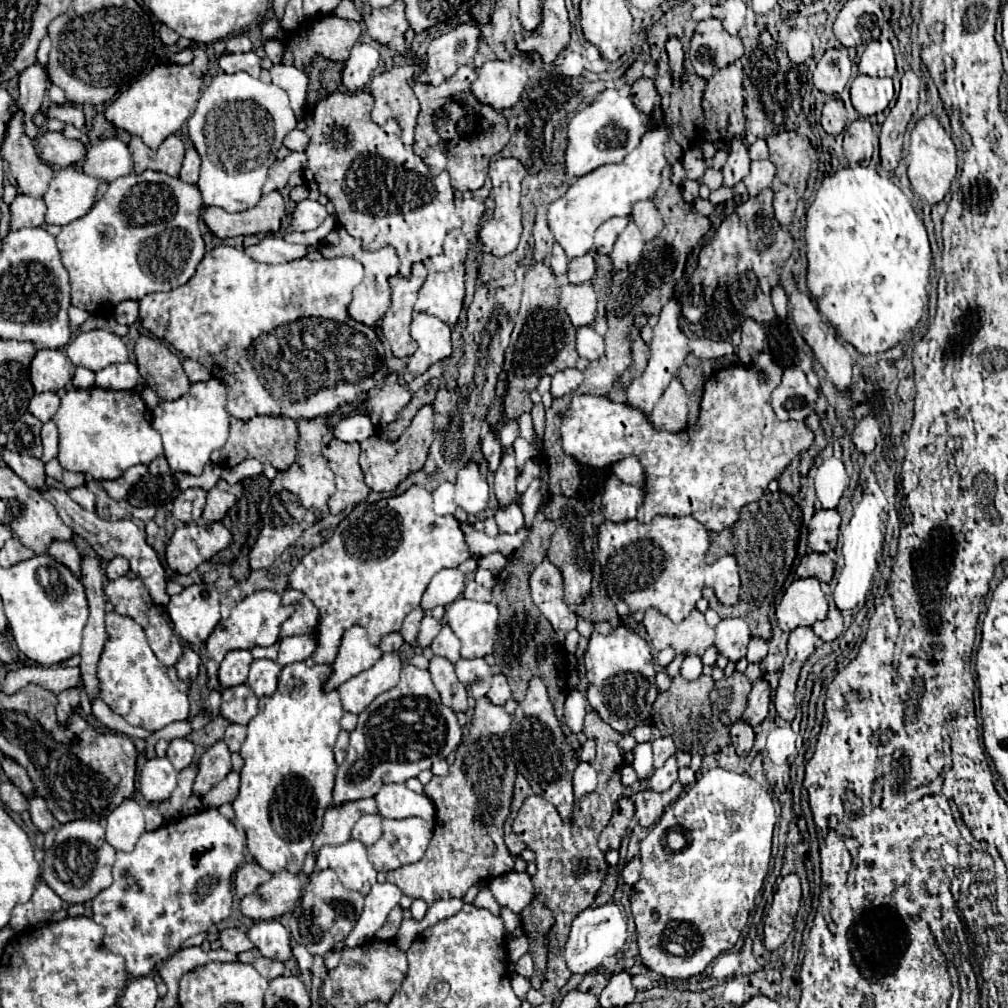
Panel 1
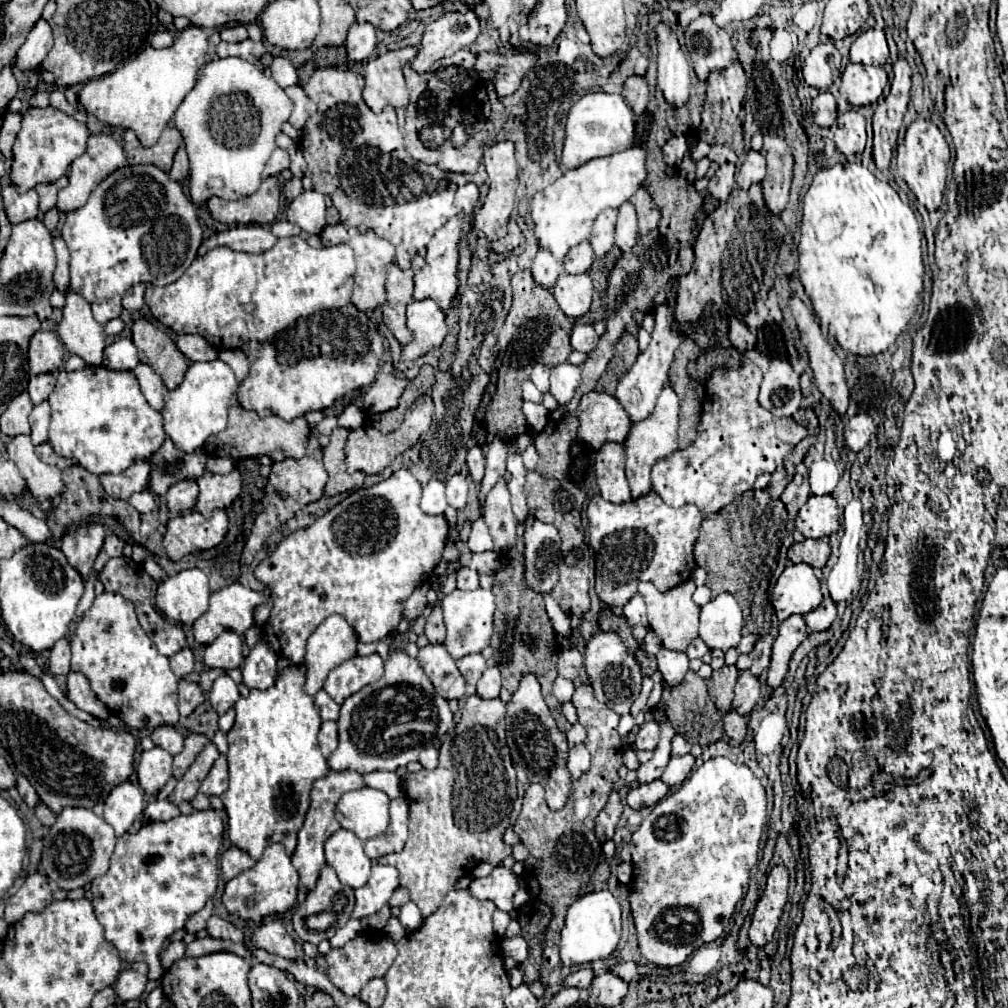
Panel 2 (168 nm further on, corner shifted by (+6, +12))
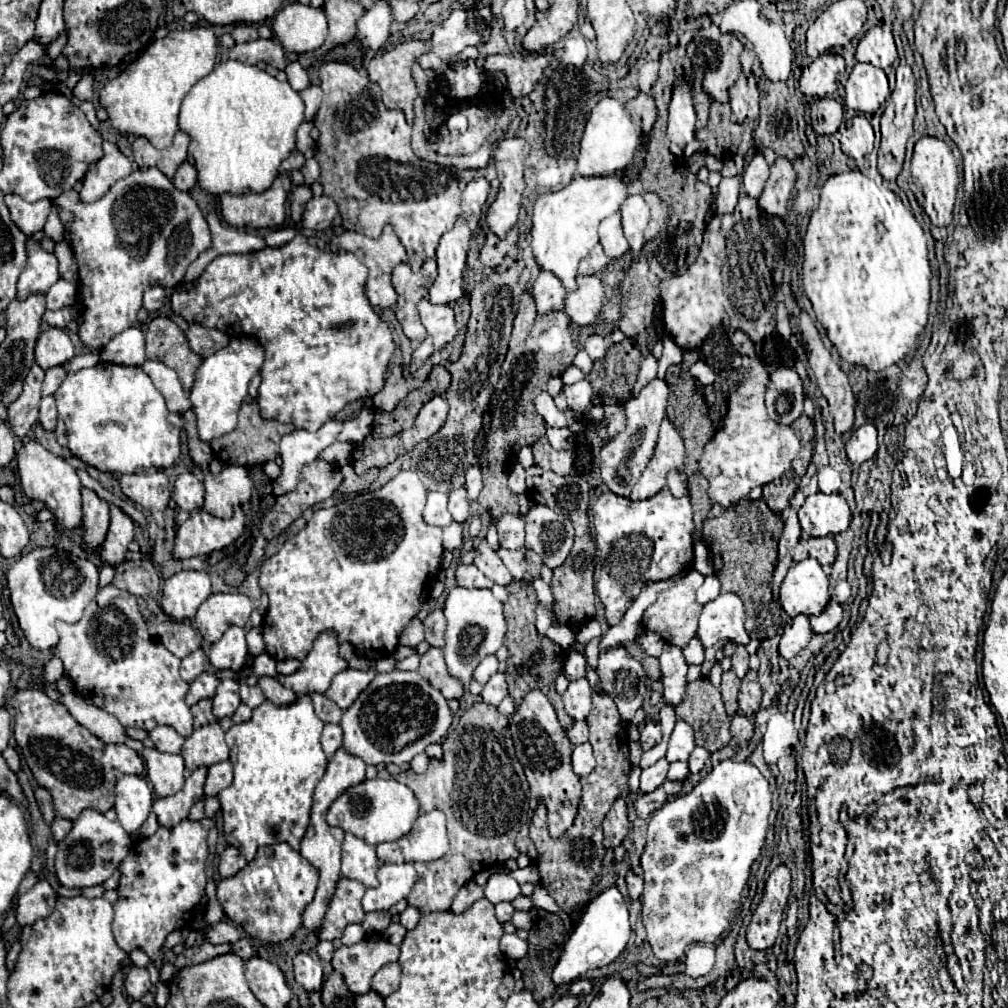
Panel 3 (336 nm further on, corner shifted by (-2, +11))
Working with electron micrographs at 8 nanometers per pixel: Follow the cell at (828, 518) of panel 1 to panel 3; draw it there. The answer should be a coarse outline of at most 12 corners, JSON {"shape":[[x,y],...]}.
{"shape":[[811,494],[799,510],[809,536],[841,534],[851,510],[839,494]]}

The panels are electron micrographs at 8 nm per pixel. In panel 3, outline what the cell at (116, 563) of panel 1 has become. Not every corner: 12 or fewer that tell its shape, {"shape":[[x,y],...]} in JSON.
{"shape":[[111,506],[111,526],[99,552],[105,566],[121,564],[133,542],[133,520]]}

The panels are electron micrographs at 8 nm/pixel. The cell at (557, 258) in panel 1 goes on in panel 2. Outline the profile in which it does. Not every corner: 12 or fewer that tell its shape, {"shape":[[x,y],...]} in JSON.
{"shape":[[549,251],[533,259],[533,279],[551,289],[563,267]]}

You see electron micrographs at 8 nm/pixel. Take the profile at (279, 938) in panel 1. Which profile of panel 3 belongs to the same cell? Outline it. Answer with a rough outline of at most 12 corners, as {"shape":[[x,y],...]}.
{"shape":[[307,952],[293,958],[295,980],[319,990],[323,970]]}

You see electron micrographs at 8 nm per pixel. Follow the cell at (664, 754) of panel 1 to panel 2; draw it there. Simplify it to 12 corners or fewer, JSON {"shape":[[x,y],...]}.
{"shape":[[645,721],[635,749],[653,751],[659,743],[659,723]]}

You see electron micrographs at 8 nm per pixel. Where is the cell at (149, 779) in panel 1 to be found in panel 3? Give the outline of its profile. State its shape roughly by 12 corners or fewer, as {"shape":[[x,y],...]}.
{"shape":[[145,748],[147,778],[161,798],[185,782],[183,756]]}

